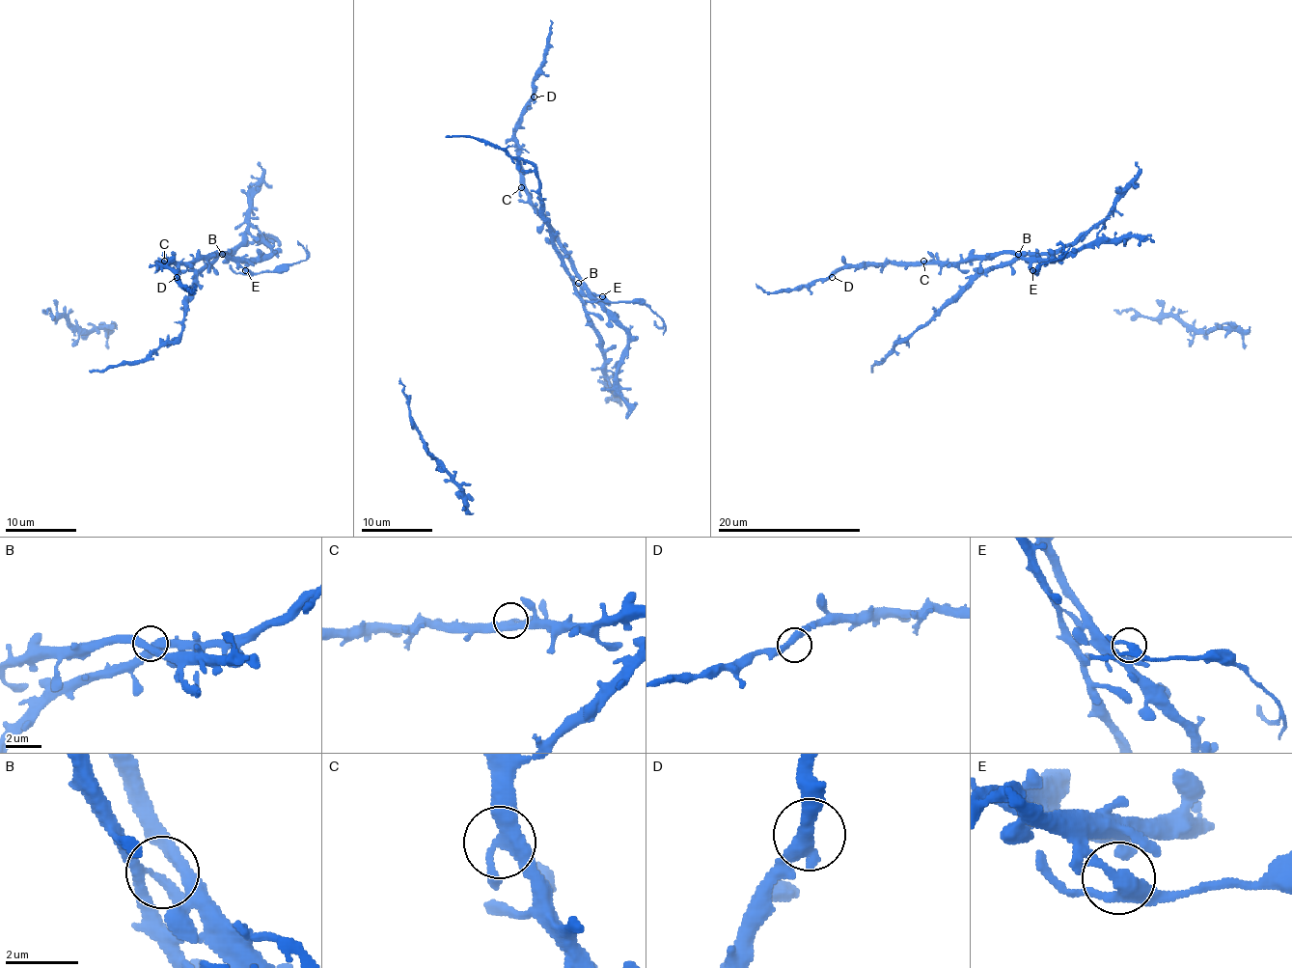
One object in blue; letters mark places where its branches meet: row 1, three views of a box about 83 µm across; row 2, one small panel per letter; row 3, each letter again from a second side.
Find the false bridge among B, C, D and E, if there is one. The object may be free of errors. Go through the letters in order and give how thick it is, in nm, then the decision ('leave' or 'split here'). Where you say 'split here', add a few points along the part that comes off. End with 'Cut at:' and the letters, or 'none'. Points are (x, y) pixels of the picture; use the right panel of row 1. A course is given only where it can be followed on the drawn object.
B: 280 nm | leave
C: 320 nm | leave
D: 320 nm | leave
E: 320 nm | split here | (1032, 269), (1038, 273), (1041, 264), (1058, 259), (1063, 246), (1056, 242)
Cut at: E

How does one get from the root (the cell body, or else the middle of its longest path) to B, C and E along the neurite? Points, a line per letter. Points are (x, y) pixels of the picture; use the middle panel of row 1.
B: (626, 340), (626, 333), (578, 283)
C: (626, 340), (626, 333), (576, 272), (573, 260), (550, 222), (521, 187)
E: (626, 340), (626, 333), (596, 295), (601, 297)

